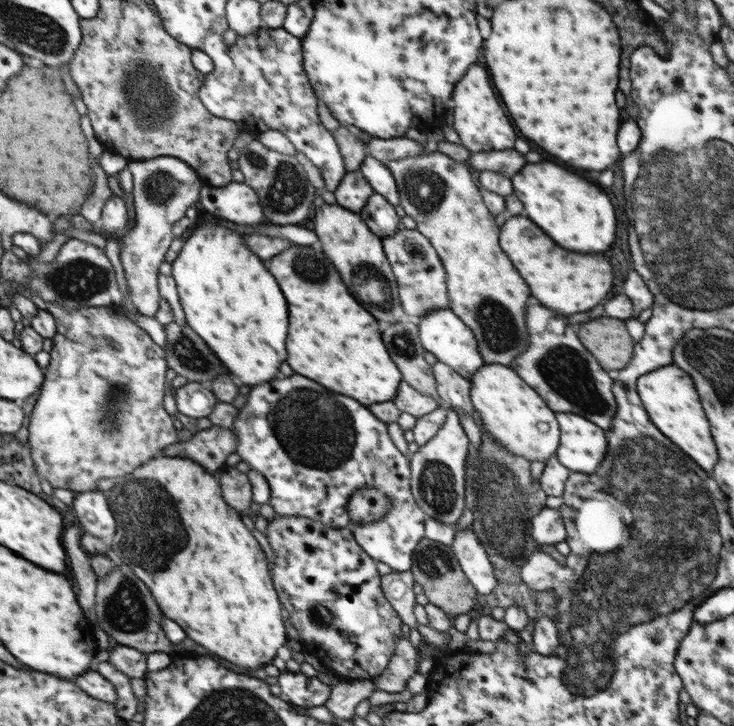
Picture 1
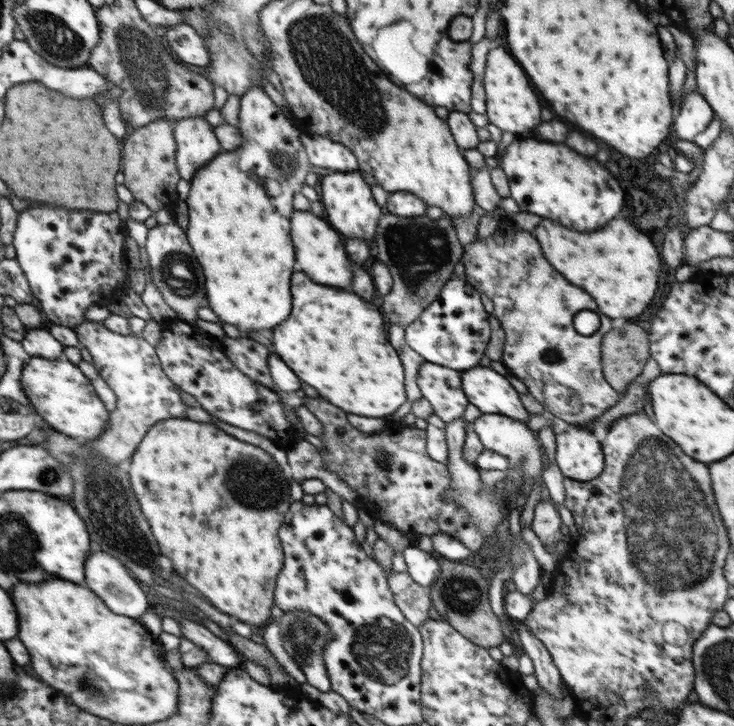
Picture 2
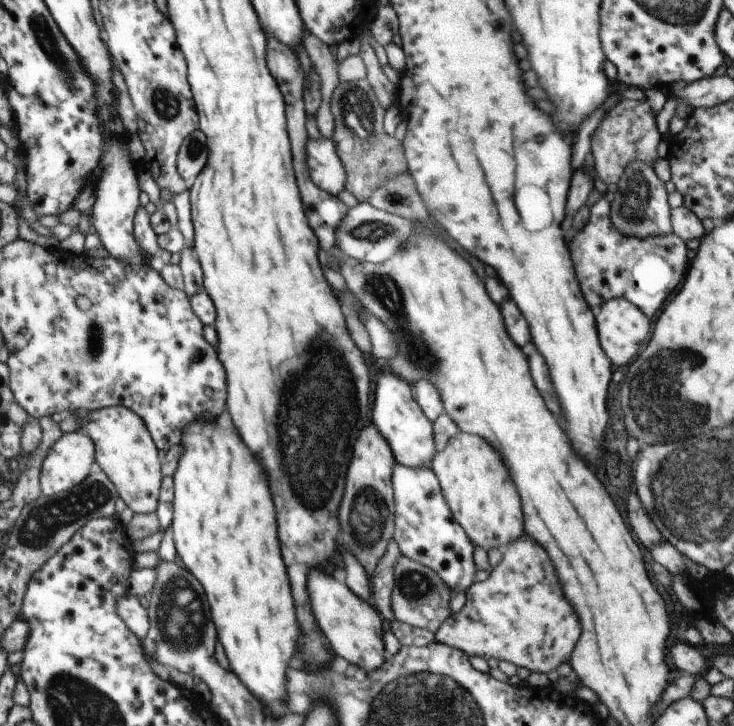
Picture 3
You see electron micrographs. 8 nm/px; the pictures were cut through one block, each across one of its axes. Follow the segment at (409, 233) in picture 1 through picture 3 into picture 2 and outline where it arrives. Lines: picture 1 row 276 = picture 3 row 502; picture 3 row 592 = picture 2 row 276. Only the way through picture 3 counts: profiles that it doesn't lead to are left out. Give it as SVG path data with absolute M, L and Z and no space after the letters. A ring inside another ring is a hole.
M454 274L453 277L442 287L436 300L432 301L424 311L420 313L405 328L404 341L412 350L420 353L426 362L444 365L445 367L466 371L479 366L485 361L484 351L490 340L489 314L484 311L484 305L480 301L480 293L465 279Z

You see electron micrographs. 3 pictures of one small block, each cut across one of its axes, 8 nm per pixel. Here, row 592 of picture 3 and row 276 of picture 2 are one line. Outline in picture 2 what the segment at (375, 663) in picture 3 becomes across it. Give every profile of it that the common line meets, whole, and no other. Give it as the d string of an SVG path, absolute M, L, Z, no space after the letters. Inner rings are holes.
M300 211L292 214L292 242L296 248L296 262L302 266L314 282L334 288L348 288L352 284L355 270L360 264L353 263L345 249L344 237L322 217L311 211Z

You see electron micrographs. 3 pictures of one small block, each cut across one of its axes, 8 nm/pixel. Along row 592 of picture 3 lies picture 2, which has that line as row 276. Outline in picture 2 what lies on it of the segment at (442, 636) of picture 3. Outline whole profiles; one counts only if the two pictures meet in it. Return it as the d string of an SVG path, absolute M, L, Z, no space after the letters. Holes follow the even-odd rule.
M503 218L496 234L476 239L464 245L463 249L461 263L465 268L465 279L480 294L492 299L493 315L504 329L506 344L502 362L513 376L527 386L529 393L547 406L542 393L546 384L558 382L576 390L583 405L579 413L566 418L578 426L594 422L600 413L614 406L619 399L618 392L606 382L601 363L603 338L612 330L612 320L600 314L588 292L570 284L548 264L534 234ZM580 310L600 314L602 326L598 332L584 336L572 326L574 314Z

